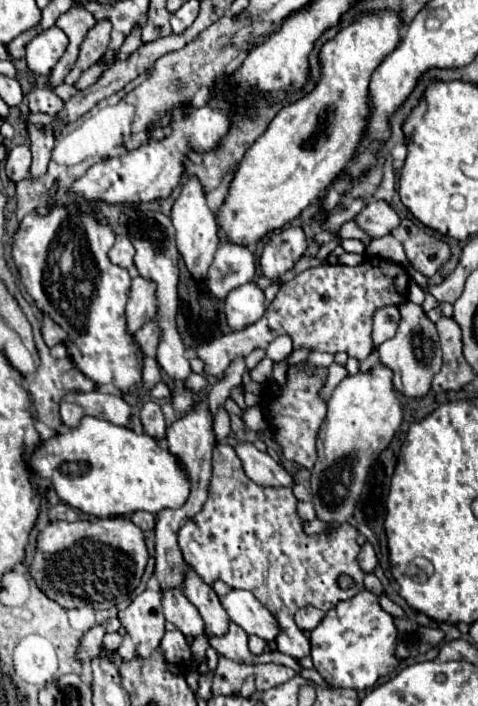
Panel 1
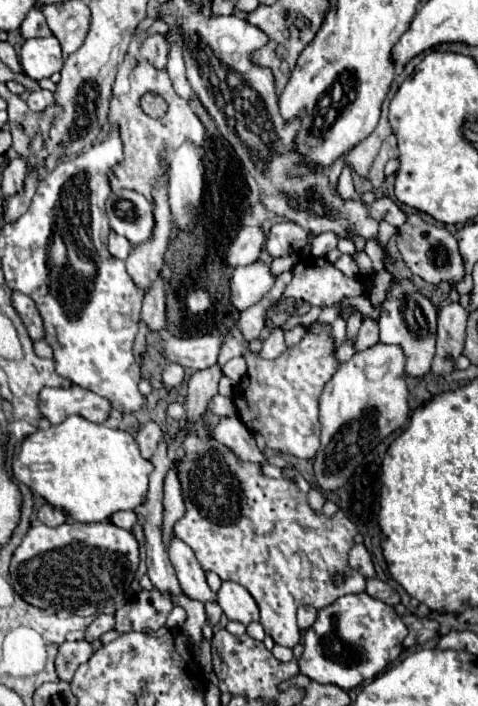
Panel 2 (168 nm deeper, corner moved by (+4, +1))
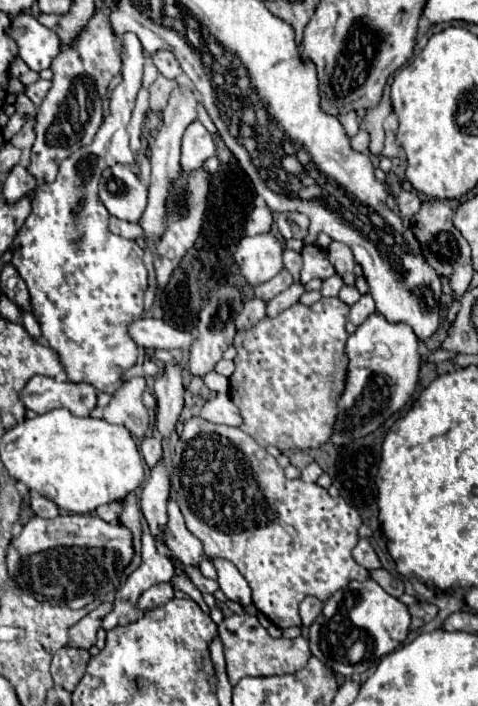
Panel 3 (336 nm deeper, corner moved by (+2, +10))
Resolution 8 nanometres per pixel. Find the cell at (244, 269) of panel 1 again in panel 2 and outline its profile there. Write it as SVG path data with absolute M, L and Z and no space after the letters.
M243 226L229 246L227 264L231 266L245 266L259 258L259 252L265 246L265 232L261 226Z

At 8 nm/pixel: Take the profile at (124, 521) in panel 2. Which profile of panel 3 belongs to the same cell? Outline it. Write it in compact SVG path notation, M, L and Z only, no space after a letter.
M115 501L115 503L109 503L109 505L99 507L95 513L97 513L103 521L119 521L121 511L123 511L123 503L121 503L121 501Z

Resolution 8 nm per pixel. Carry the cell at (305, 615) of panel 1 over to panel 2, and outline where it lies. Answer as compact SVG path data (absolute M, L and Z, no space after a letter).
M301 606L299 610L297 610L297 624L299 624L299 628L305 632L307 628L311 628L313 626L313 622L315 622L315 616L317 616L317 608L313 608L313 606Z

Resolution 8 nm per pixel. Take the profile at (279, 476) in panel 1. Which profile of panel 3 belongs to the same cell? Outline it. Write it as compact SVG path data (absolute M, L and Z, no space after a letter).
M215 395L215 399L205 401L203 409L201 409L201 417L211 421L211 423L219 423L219 425L229 425L229 427L239 427L241 425L241 415L239 409L233 405L229 395Z

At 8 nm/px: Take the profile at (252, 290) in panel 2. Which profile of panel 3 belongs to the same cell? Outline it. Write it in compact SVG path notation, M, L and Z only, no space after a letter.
M271 235L243 237L237 251L235 263L241 269L245 281L255 287L273 279L283 269L283 245Z

